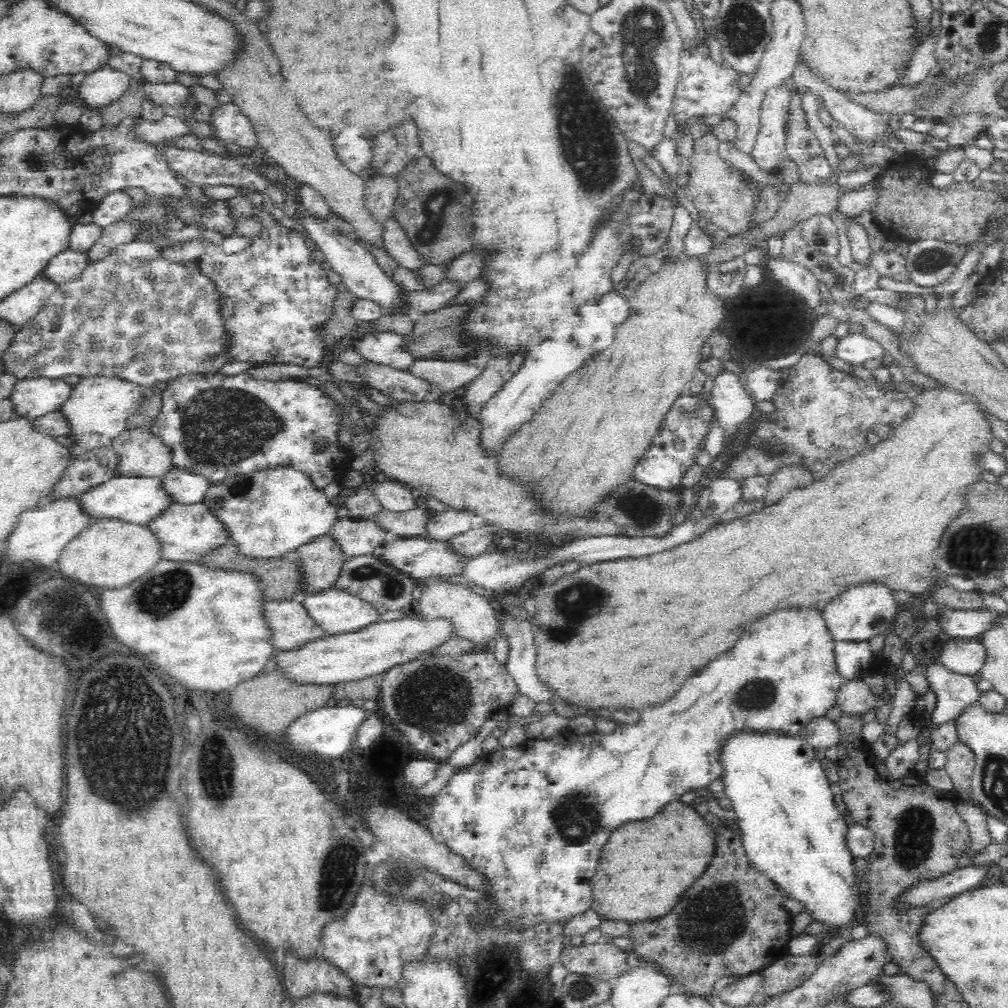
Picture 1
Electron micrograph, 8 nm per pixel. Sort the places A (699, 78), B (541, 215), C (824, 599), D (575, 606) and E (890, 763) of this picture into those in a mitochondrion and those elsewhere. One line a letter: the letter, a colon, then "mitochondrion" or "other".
A: other
B: other
C: other
D: mitochondrion
E: other

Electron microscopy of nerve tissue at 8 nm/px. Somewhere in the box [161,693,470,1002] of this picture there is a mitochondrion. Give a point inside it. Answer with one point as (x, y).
(339, 865)

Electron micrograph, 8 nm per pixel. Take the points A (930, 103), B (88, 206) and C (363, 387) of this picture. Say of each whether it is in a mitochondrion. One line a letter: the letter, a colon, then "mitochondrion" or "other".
A: mitochondrion
B: other
C: other

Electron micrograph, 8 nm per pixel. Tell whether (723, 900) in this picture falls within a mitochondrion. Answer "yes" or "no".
yes

